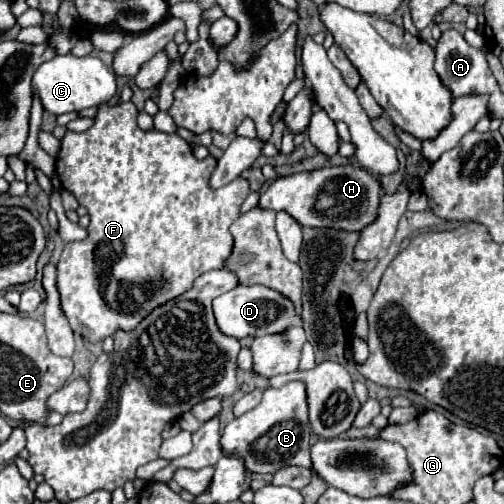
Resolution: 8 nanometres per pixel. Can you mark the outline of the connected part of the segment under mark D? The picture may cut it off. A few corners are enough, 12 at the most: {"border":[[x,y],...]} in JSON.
{"border":[[262,284],[214,300],[224,334],[256,338],[300,324],[294,304]]}

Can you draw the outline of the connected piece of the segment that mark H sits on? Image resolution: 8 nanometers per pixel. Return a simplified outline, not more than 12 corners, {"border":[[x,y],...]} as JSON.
{"border":[[362,166],[276,178],[260,208],[308,228],[360,232],[380,180]]}

